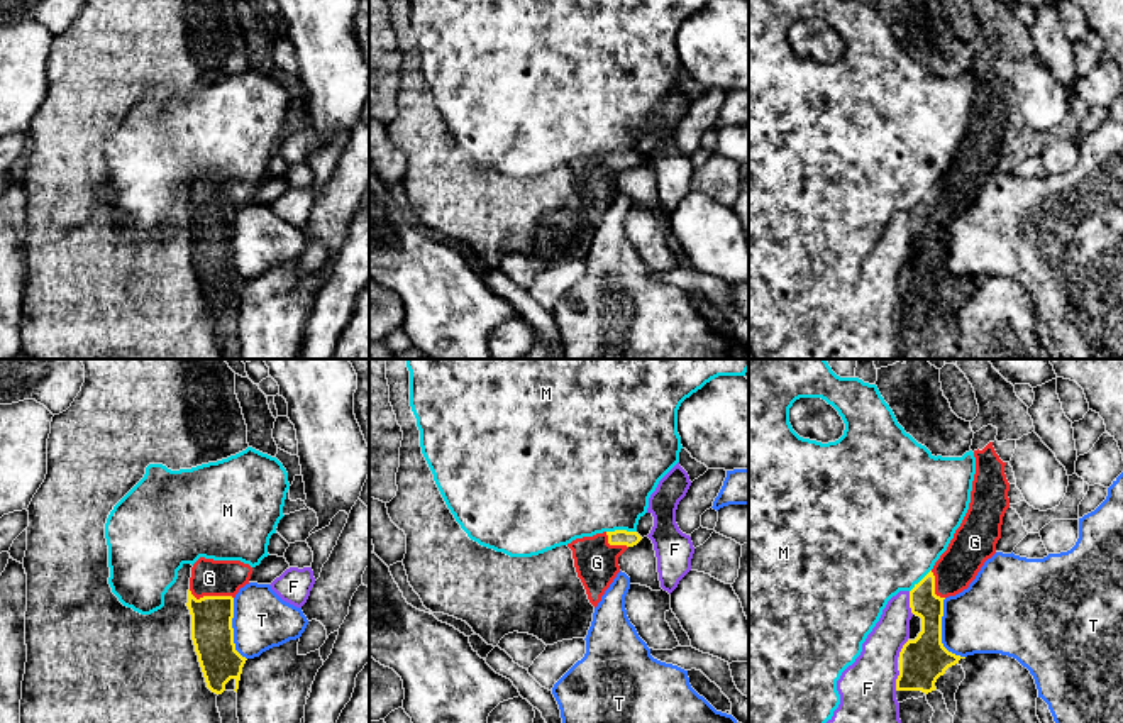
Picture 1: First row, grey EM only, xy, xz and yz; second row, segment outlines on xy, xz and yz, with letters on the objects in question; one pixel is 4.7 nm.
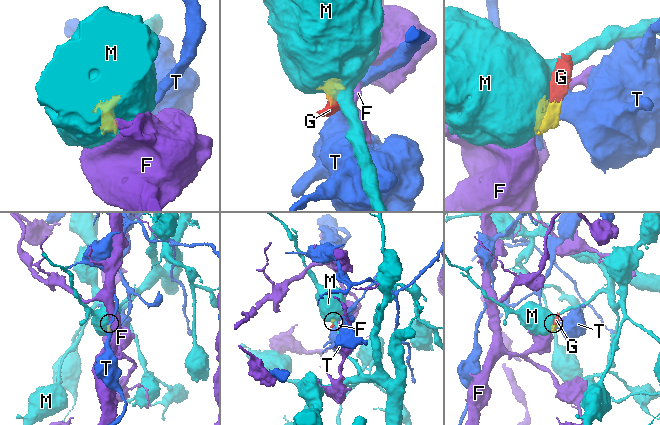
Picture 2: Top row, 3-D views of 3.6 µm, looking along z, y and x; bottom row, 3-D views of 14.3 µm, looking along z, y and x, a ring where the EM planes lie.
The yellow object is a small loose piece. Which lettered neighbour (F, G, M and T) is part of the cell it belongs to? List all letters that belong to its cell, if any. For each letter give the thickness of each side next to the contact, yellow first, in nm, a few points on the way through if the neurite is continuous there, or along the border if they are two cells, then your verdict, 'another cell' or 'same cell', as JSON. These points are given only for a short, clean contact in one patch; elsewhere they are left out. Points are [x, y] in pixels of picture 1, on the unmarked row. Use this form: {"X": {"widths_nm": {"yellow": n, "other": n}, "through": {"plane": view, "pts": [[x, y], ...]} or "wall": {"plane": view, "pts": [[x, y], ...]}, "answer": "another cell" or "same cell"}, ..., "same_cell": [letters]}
{"F": {"widths_nm": {"yellow": 170, "other": 170}, "answer": "another cell"}, "G": {"widths_nm": {"yellow": 200, "other": 180}, "through": {"plane": "xy", "pts": [[212, 254], [210, 217], [209, 198]]}, "answer": "same cell"}, "M": {"widths_nm": {"yellow": 80, "other": 480}, "answer": "another cell"}, "T": {"widths_nm": {"yellow": 220, "other": 360}, "wall": {"plane": "yz", "pts": [[944, 219], [942, 264], [964, 278]]}, "answer": "another cell"}, "same_cell": ["G"]}

